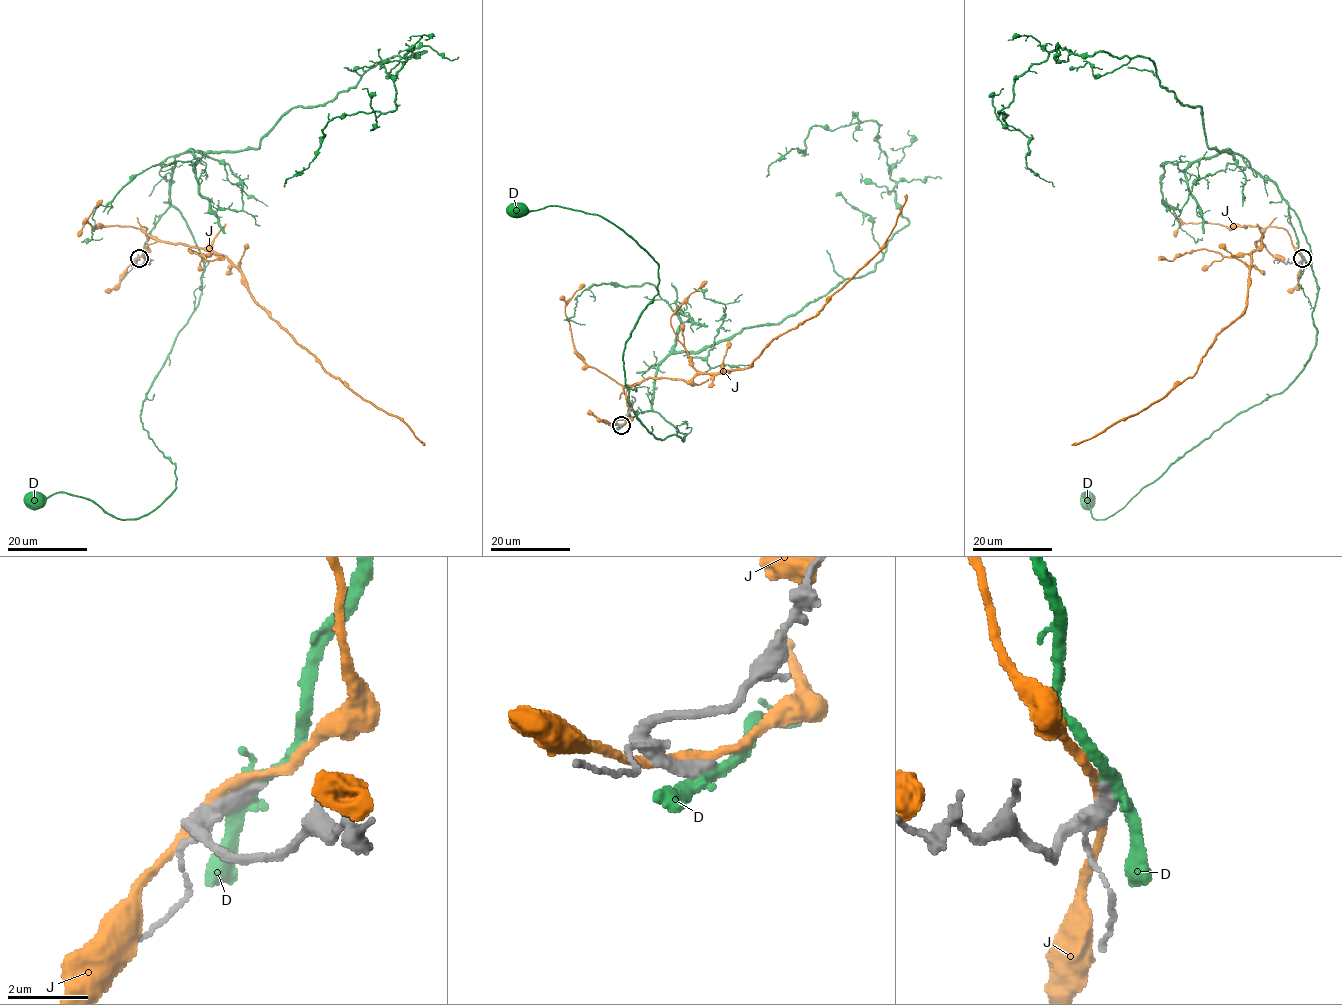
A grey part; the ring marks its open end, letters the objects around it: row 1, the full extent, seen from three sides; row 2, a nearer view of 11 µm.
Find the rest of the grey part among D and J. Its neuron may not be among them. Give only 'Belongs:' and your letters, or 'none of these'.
Belongs: none of these

